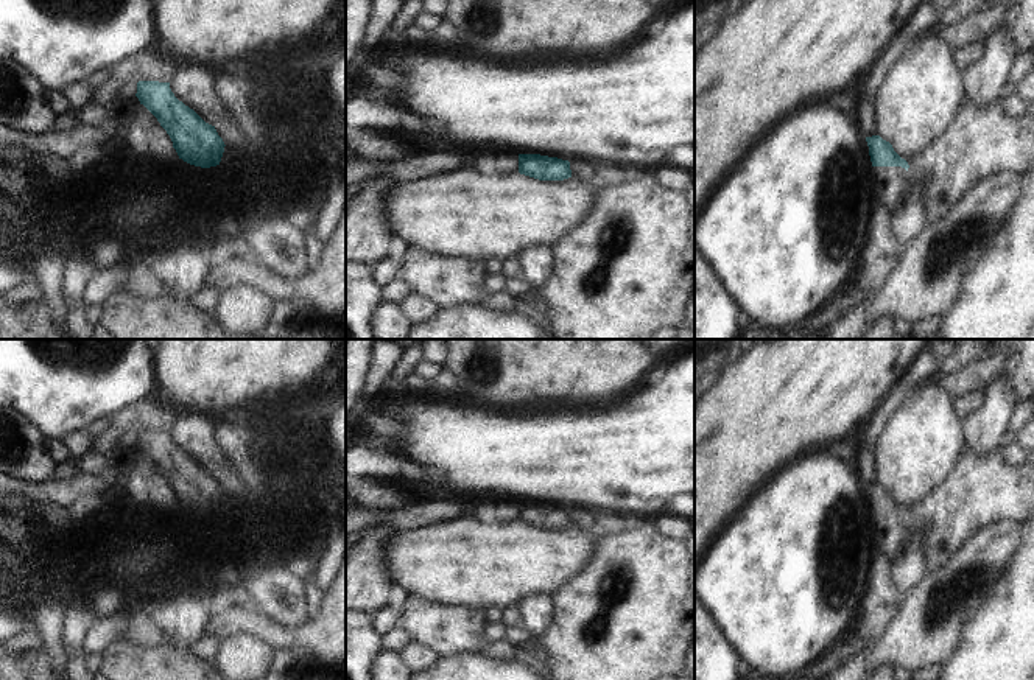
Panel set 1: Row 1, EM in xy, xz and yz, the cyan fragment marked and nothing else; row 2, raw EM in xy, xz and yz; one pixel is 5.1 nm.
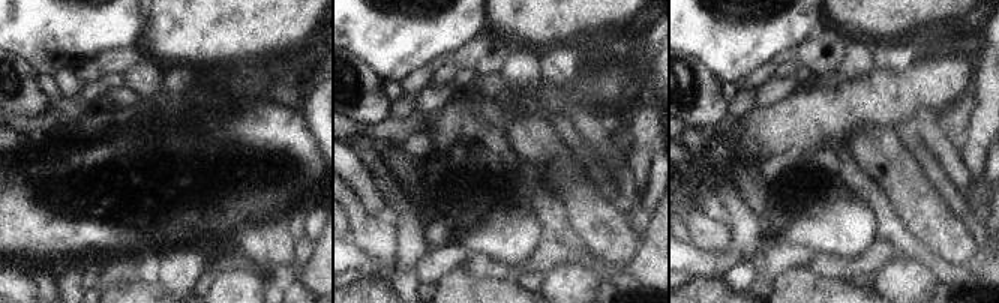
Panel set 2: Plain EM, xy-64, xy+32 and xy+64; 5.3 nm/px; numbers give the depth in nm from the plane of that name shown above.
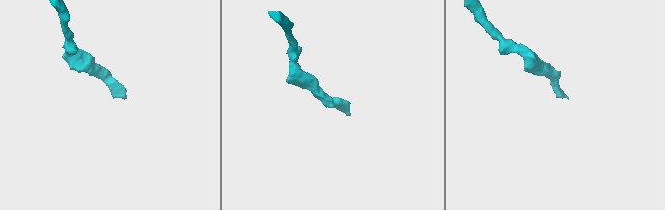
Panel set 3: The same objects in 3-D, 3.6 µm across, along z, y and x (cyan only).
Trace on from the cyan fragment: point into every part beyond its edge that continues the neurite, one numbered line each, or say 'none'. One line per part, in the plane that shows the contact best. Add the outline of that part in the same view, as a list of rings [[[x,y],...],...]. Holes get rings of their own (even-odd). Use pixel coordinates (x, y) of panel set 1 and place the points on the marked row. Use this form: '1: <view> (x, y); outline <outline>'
1: yz (893, 184); outline [[[874,166],[875,202],[894,221],[911,196],[911,176],[902,166]]]

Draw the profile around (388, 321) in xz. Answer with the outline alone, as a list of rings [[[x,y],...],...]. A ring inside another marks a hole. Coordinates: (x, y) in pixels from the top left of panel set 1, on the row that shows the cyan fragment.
[[[382,300],[372,313],[374,339],[405,339],[411,327],[397,303]]]

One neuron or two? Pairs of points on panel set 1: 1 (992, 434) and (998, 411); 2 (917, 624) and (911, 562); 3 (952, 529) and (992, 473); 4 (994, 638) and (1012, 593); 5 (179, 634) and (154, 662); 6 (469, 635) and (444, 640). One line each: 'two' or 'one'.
1: one
2: two
3: one
4: one
5: two
6: one

